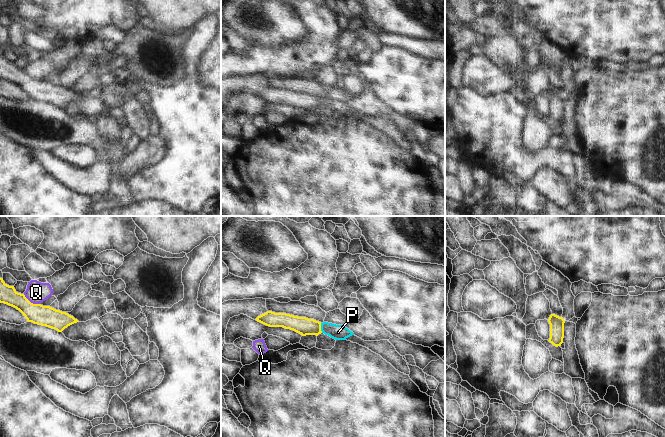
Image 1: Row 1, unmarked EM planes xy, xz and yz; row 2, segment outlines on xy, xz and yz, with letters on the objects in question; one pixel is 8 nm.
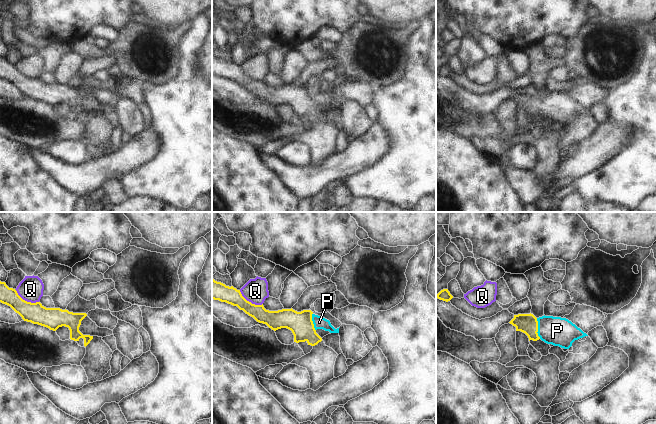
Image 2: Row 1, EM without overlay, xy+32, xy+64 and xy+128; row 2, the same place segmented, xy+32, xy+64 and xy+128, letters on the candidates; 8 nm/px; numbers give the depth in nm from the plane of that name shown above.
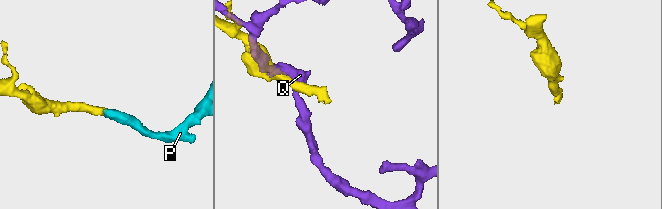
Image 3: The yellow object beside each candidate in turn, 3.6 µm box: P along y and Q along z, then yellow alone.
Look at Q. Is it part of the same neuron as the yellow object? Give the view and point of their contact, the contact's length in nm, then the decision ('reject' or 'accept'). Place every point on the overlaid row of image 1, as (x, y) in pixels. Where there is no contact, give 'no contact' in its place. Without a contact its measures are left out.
contact xy (32, 303); length 170 nm; reject

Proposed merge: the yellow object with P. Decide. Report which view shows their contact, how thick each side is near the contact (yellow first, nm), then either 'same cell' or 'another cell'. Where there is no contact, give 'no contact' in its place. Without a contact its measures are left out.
meets yellow in xz; 140 nm thick on the yellow side, 130 nm on the other; same cell

